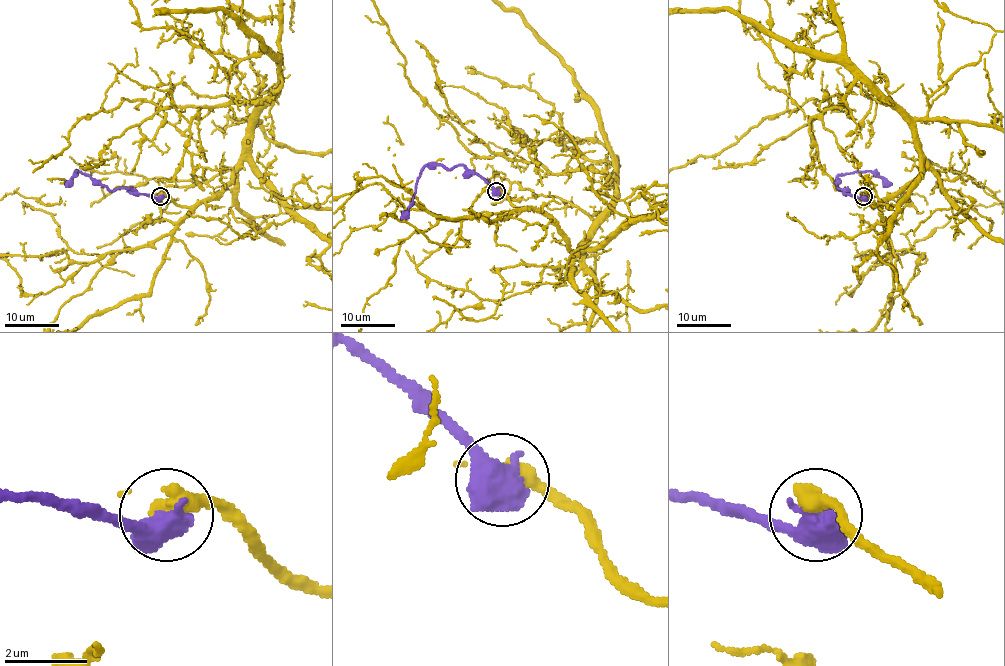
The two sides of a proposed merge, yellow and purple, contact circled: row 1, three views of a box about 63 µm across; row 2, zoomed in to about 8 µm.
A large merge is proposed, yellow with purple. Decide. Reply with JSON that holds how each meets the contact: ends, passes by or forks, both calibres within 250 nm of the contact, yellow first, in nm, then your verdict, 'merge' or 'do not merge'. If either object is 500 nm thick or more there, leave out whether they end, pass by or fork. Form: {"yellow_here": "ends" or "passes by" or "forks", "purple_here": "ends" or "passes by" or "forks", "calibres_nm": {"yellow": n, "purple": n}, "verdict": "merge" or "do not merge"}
{"calibres_nm": {"yellow": 500, "purple": 800}, "verdict": "do not merge"}

